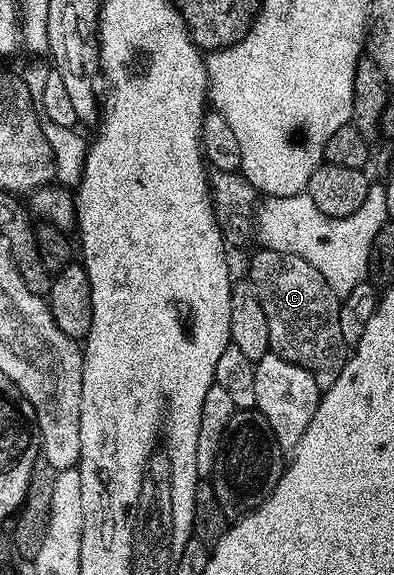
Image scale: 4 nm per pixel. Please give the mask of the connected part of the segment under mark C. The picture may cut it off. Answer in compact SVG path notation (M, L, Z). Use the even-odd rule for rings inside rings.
M266 249L257 251L251 259L249 278L257 289L261 309L265 309L265 321L269 321L271 351L285 357L285 361L299 363L305 370L314 373L316 376L324 377L323 375L327 374L327 376L330 376L341 363L338 347L342 348L344 346L340 322L338 321L340 296L335 295L329 281L304 257L289 252L275 252Z

